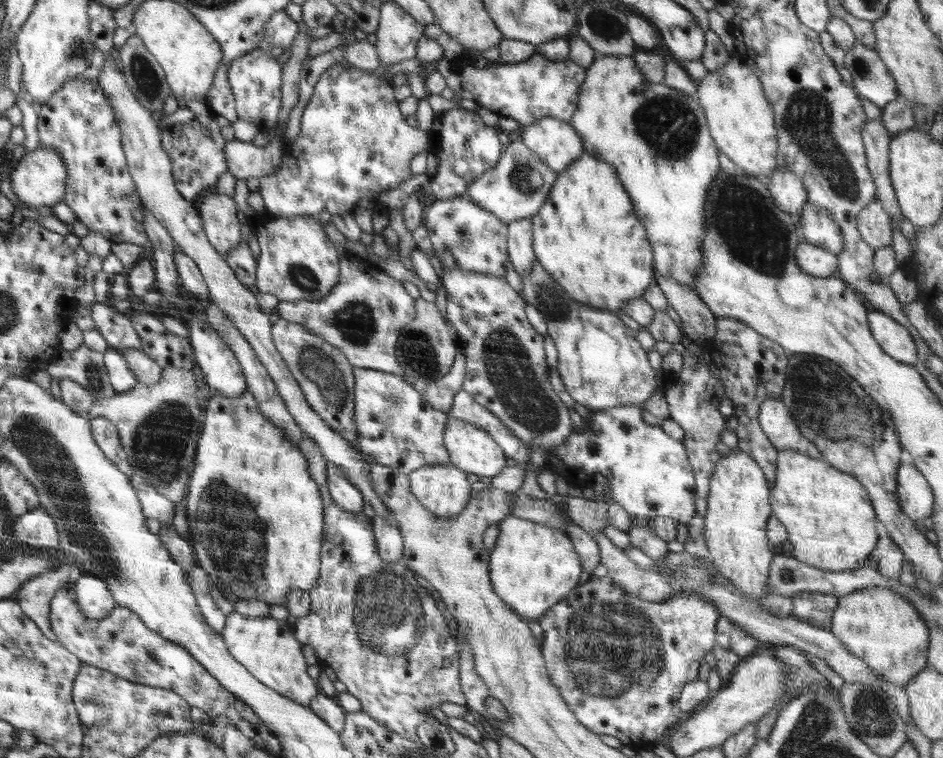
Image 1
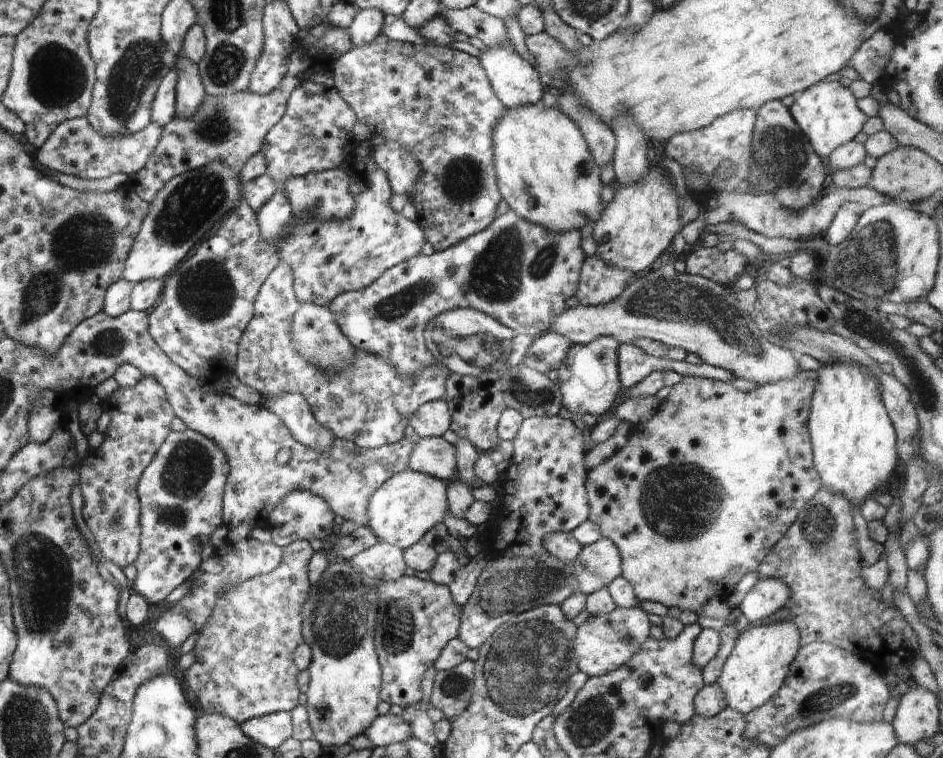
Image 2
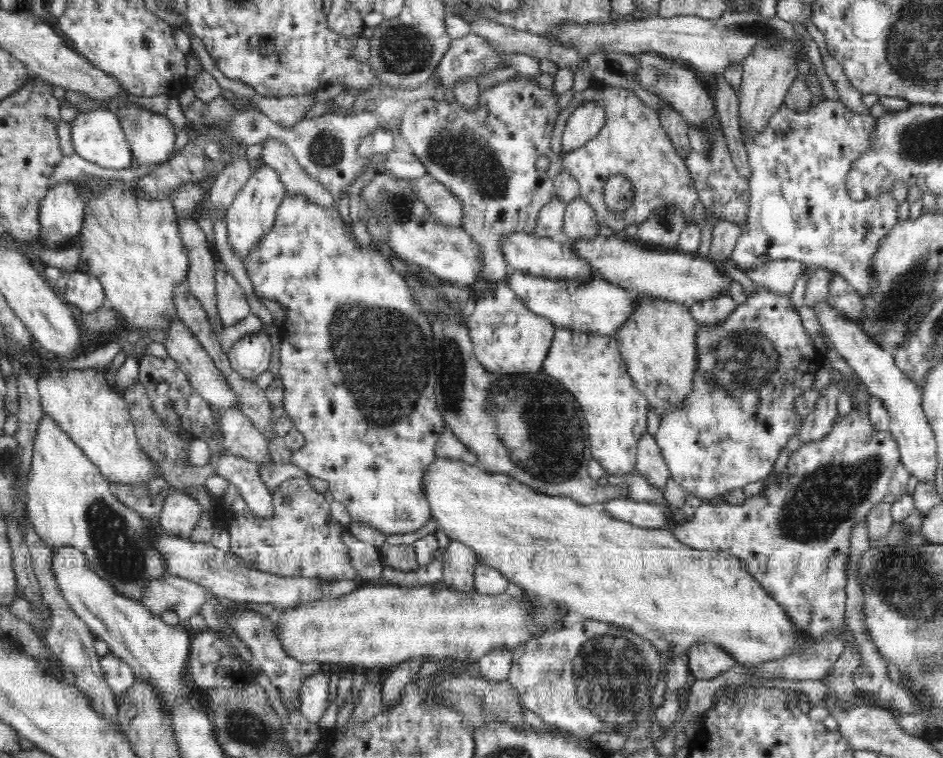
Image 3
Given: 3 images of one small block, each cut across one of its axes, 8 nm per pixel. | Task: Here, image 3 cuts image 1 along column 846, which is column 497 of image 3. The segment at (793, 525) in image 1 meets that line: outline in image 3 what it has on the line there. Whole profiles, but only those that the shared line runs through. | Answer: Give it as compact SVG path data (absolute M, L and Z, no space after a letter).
M434 458L428 472L424 472L425 494L430 506L430 514L437 521L438 528L446 533L450 539L456 539L474 549L478 562L498 569L509 582L518 584L529 595L538 595L544 605L558 605L565 607L568 611L581 614L586 619L610 622L625 630L636 633L642 639L650 642L657 651L661 660L676 660L686 654L690 647L697 643L712 643L726 652L730 653L738 663L741 664L764 664L770 660L780 660L794 650L801 650L813 640L807 640L801 636L790 617L767 592L762 585L743 567L743 562L734 555L726 552L696 550L682 544L668 528L640 528L623 520L614 518L612 515L601 510L601 505L578 504L578 502L566 496L547 496L532 491L526 486L514 480L509 474L492 474L483 470L478 464L466 464L461 460L450 460L449 458Z

